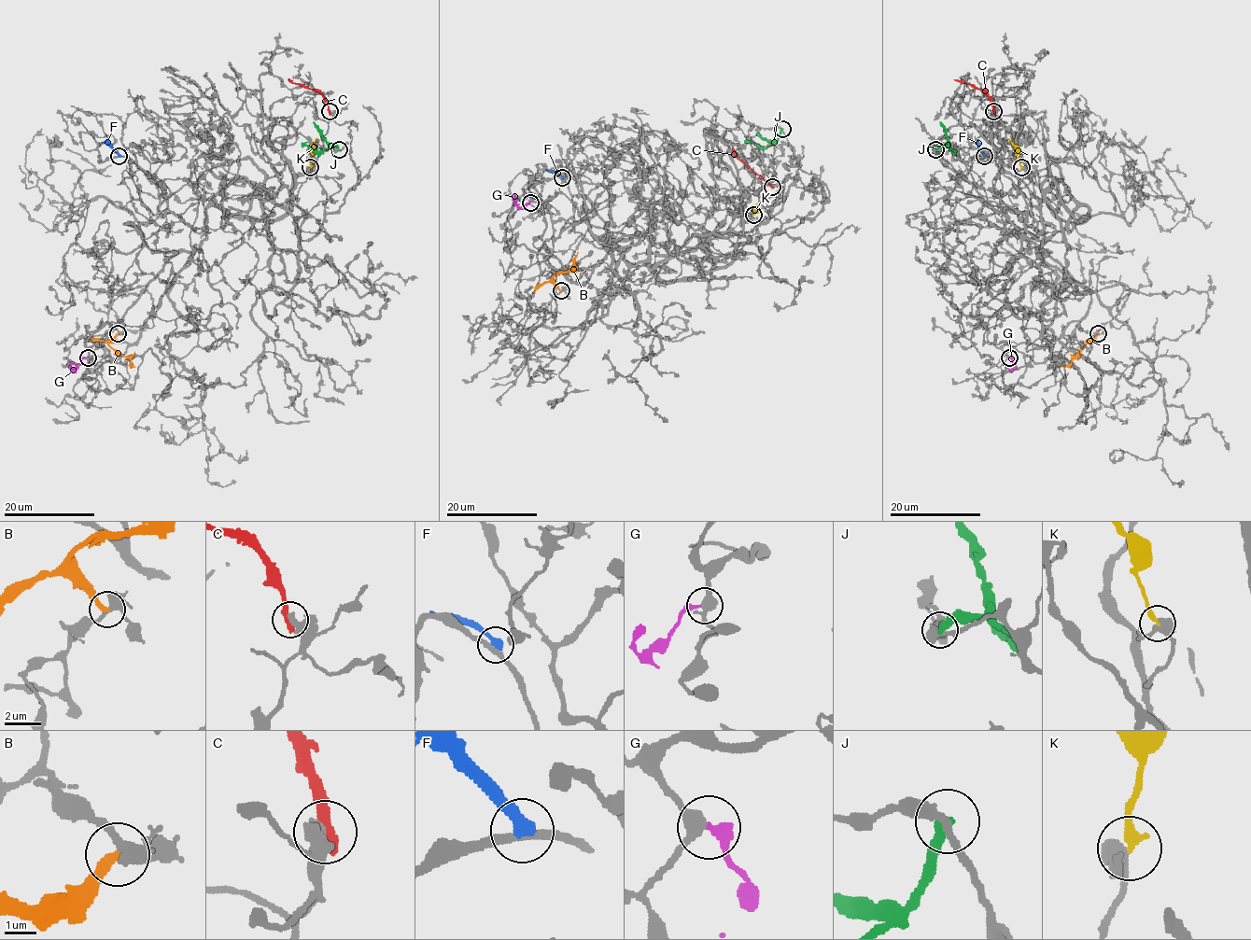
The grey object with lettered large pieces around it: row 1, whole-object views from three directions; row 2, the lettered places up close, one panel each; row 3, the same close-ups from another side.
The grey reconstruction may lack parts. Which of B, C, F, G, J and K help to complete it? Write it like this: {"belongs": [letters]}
{"belongs": []}

